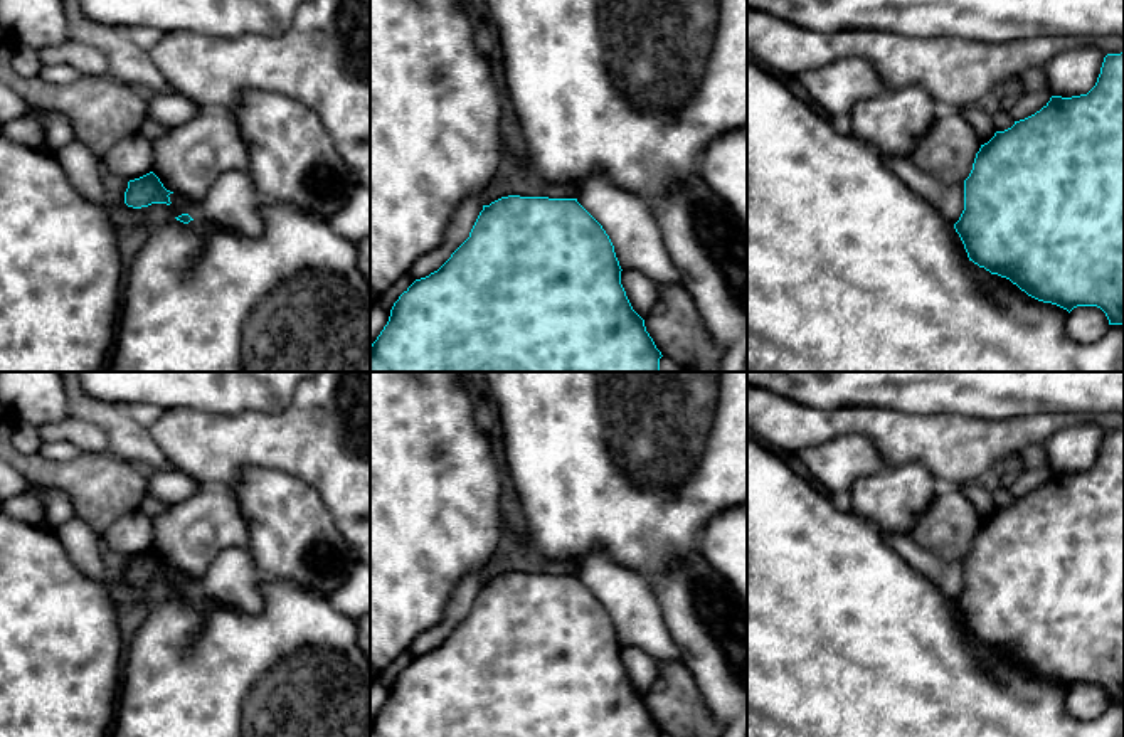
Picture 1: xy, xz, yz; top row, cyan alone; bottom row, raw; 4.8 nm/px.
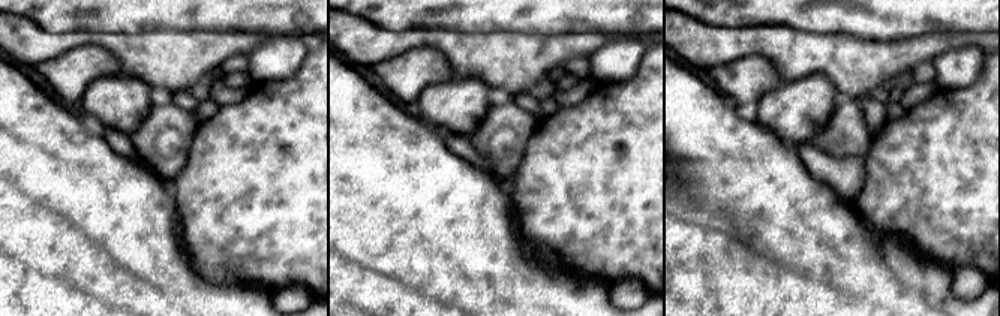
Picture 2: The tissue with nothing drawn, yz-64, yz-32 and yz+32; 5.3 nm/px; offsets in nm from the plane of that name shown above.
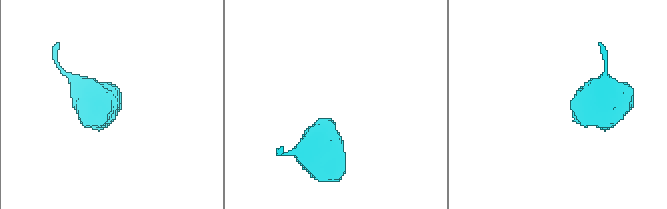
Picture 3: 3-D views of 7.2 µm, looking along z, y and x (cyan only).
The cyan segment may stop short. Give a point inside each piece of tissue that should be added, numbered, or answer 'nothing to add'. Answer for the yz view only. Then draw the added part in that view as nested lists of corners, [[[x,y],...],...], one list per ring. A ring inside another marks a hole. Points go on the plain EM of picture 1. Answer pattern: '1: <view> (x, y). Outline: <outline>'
nothing to add

